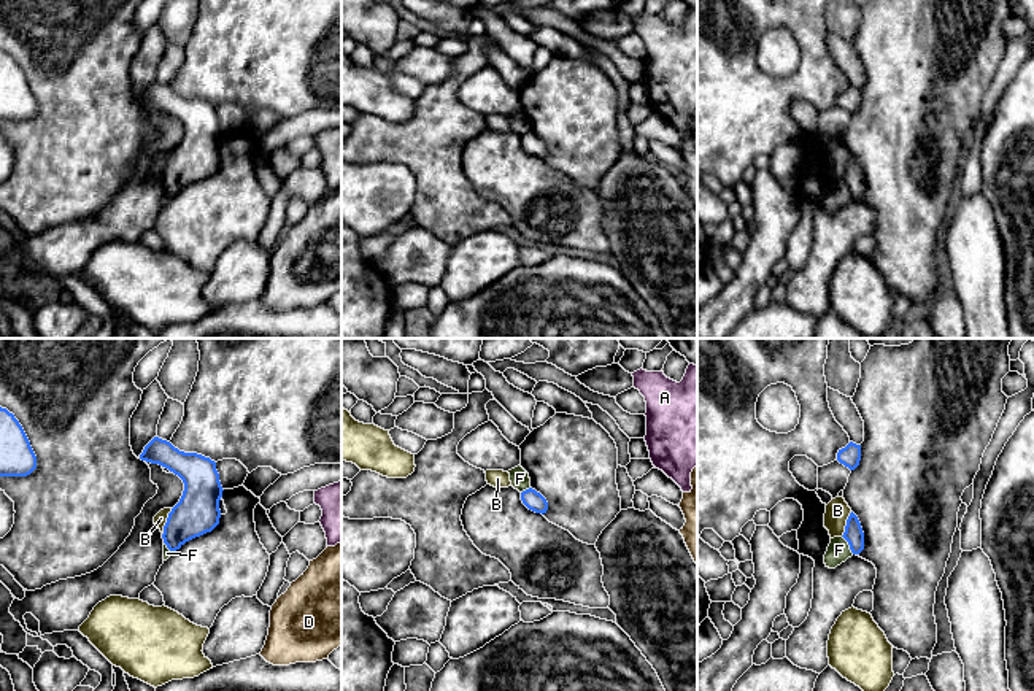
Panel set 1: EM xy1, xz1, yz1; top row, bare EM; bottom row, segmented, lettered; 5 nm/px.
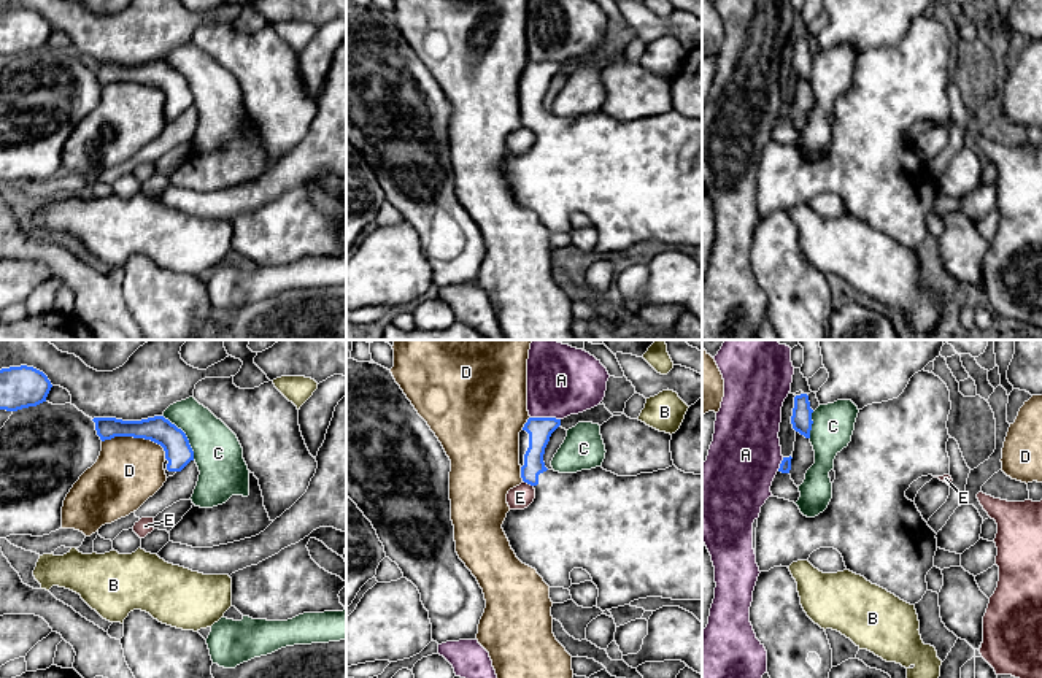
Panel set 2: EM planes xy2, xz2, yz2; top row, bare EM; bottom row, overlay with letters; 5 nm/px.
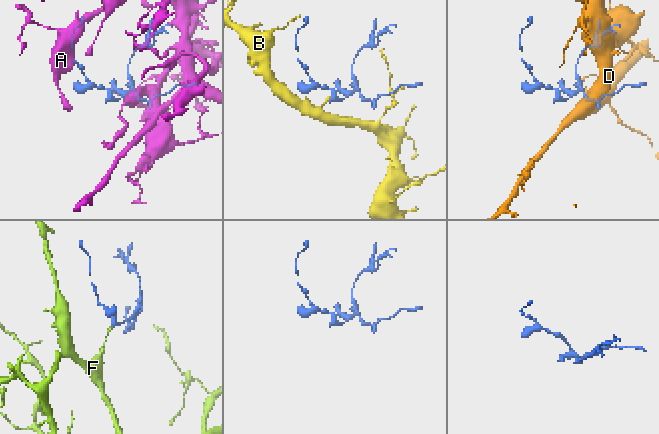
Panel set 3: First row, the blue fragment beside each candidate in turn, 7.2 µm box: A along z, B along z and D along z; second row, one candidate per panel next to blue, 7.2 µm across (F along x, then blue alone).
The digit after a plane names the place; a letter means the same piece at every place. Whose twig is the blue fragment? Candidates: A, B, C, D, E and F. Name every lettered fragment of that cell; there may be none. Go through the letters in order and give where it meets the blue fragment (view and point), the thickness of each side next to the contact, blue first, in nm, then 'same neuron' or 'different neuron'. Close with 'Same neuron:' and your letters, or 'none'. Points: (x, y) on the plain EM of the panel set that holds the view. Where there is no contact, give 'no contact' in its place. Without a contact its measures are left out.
A: meets blue in xz2 at (545, 62); 120 nm thick on the blue side, 320 nm on the other; different neuron
B: meets blue in xy1 at (167, 165); 220 nm thick on the blue side, 60 nm on the other; different neuron
C: meets blue in xy2 at (185, 80); 140 nm thick on the blue side, 240 nm on the other; different neuron
D: meets blue in xy2 at (137, 81); 140 nm thick on the blue side, 340 nm on the other; different neuron
E: meets blue in xz2 at (528, 127); 110 nm thick on the blue side, 120 nm on the other; different neuron
F: meets blue in yz1 at (848, 188); 100 nm thick on the blue side, 110 nm on the other; different neuron
Same neuron: none

